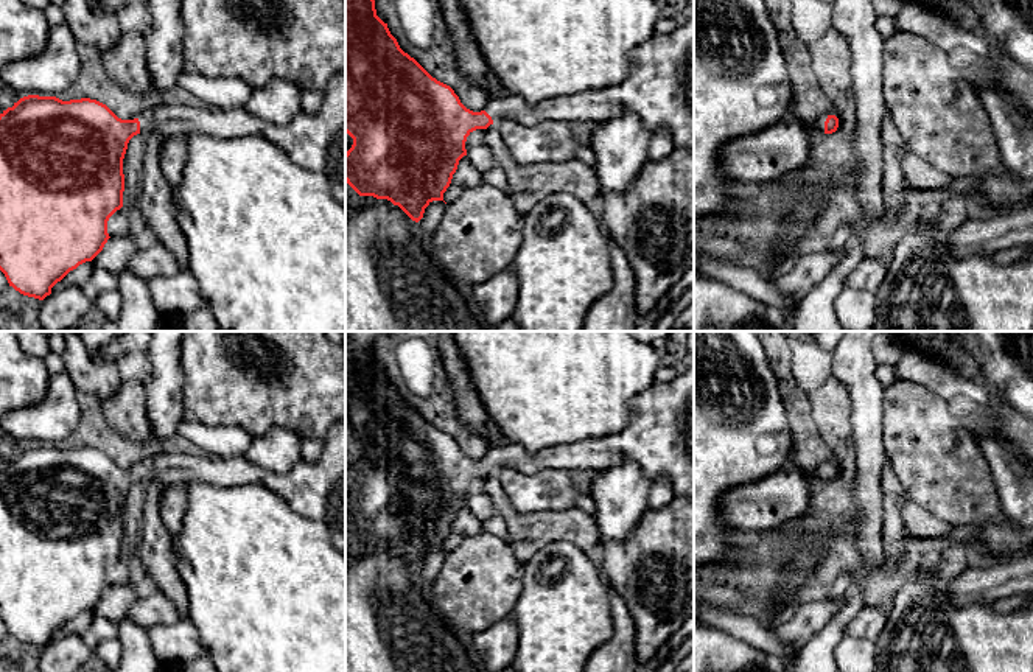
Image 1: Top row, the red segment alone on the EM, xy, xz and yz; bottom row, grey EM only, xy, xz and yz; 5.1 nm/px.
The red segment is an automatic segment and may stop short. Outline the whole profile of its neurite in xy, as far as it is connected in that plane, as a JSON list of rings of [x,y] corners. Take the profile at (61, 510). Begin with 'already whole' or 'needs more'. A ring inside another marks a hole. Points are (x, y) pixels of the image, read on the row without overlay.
needs more | [[[345,420],[334,423],[322,443],[324,451],[316,462],[302,459],[282,474],[250,464],[244,454],[210,459],[205,454],[159,453],[134,468],[121,468],[106,453],[90,446],[70,450],[39,443],[20,446],[0,462],[0,619],[16,639],[44,649],[70,619],[92,610],[110,586],[109,566],[123,555],[123,507],[129,488],[137,482],[145,485],[154,479],[165,485],[207,482],[222,488],[261,484],[283,498],[299,515],[325,523],[334,548],[345,555]]]

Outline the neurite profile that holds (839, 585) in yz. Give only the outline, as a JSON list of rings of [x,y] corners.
[[[846,571],[846,572],[839,572],[832,579],[829,579],[829,583],[826,585],[828,590],[826,599],[835,600],[843,597],[853,585],[854,580],[853,576],[854,572]]]

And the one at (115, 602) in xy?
[[[128,582],[110,585],[103,599],[92,608],[93,614],[120,624],[126,618],[129,607],[138,599],[137,590]]]

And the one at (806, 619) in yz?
[[[845,597],[800,602],[769,632],[786,644],[804,644],[821,632],[832,616],[843,607]]]

